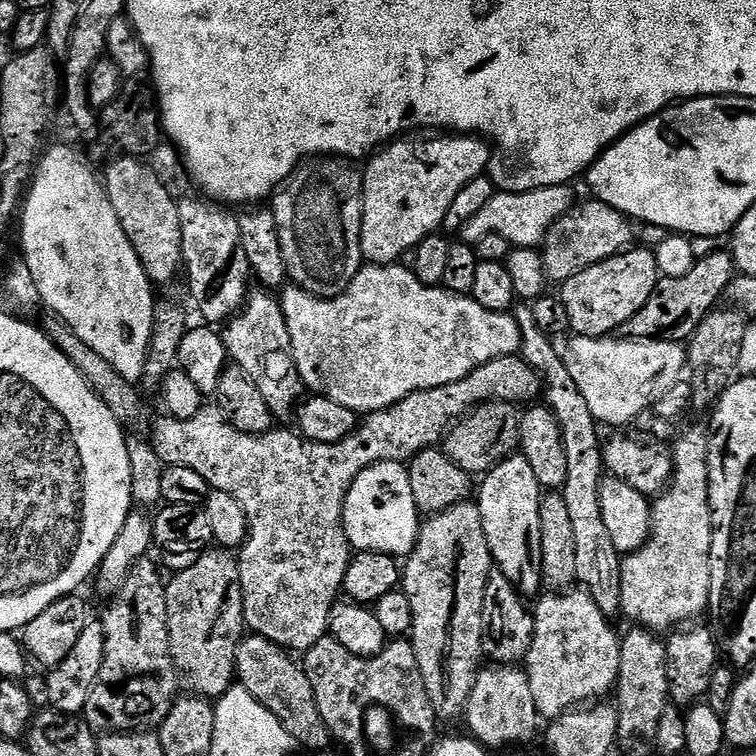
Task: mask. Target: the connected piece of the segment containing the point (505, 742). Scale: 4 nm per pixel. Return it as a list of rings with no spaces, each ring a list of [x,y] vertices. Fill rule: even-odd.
[[[489,663],[481,667],[479,674],[476,675],[474,690],[470,694],[467,720],[469,728],[467,731],[471,739],[477,740],[489,750],[528,744],[535,736],[537,739],[542,717],[534,706],[534,694],[530,694],[530,678],[527,671],[523,667],[511,664]]]

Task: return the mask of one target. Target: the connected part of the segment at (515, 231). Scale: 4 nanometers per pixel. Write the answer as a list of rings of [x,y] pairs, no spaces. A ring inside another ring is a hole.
[[[559,184],[529,192],[497,191],[496,195],[490,198],[490,202],[486,202],[483,210],[478,210],[478,214],[474,214],[464,223],[463,243],[474,246],[482,242],[486,234],[502,234],[502,238],[506,238],[506,242],[510,242],[513,249],[539,249],[544,243],[544,236],[549,228],[552,228],[554,222],[558,222],[558,218],[562,218],[574,207],[572,190],[569,185]]]

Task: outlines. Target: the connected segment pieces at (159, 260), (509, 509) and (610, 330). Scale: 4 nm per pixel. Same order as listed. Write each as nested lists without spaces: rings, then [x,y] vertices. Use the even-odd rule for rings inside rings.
[[[123,154],[115,157],[117,160],[112,160],[108,164],[108,169],[102,172],[102,183],[106,194],[110,198],[110,206],[114,206],[114,214],[118,214],[118,222],[122,222],[122,230],[126,230],[126,238],[130,238],[130,246],[134,246],[134,254],[138,254],[138,258],[142,262],[142,266],[146,270],[149,280],[152,281],[153,285],[160,286],[160,284],[168,284],[177,275],[178,277],[182,272],[182,265],[184,263],[184,256],[180,251],[182,250],[182,222],[180,221],[180,206],[177,197],[172,197],[172,192],[167,188],[166,185],[160,181],[160,176],[152,168],[147,168],[143,159],[135,156],[125,156]]]
[[[513,454],[483,473],[481,480],[484,481],[481,484],[479,481],[478,484],[478,507],[493,565],[502,574],[506,574],[506,578],[510,578],[521,596],[539,597],[542,592],[543,572],[542,527],[539,518],[542,489],[538,478],[524,456]]]
[[[633,246],[627,252],[619,252],[614,258],[598,262],[582,274],[563,281],[558,295],[570,314],[570,329],[576,336],[611,337],[619,333],[620,327],[656,292],[656,283],[662,279],[658,270],[655,251],[643,246]]]

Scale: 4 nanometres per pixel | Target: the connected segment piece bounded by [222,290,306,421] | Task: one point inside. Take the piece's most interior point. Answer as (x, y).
(257, 339)

